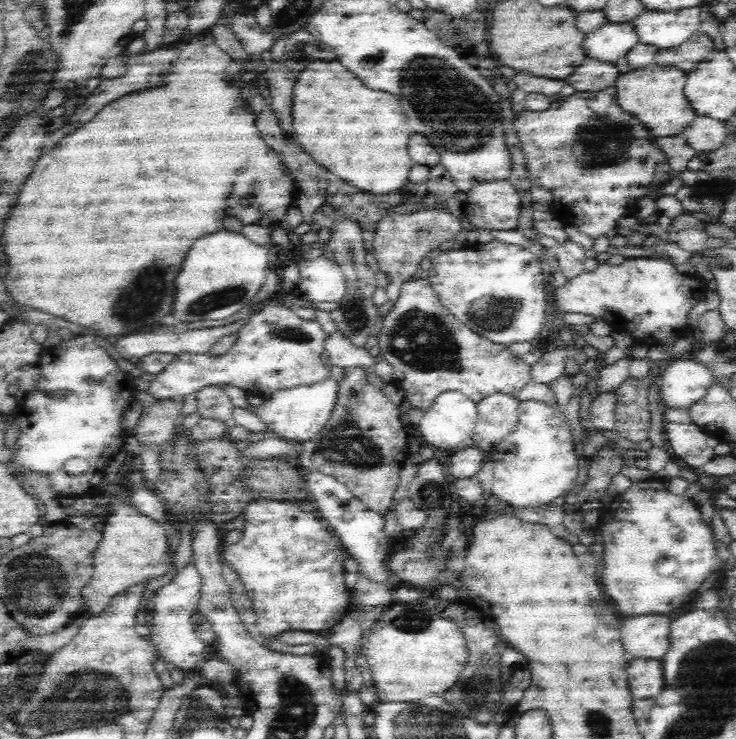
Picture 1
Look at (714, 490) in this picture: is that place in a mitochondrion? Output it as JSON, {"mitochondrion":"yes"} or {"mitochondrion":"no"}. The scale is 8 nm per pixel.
{"mitochondrion":"no"}

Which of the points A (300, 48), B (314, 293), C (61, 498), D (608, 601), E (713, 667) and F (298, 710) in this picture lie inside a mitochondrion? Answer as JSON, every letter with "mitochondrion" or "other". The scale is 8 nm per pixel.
{"A":"mitochondrion","B":"other","C":"other","D":"other","E":"mitochondrion","F":"mitochondrion"}

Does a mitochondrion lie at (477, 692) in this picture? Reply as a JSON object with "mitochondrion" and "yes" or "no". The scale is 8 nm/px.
{"mitochondrion":"yes"}

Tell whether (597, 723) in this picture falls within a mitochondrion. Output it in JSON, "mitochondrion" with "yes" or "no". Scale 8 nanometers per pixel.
{"mitochondrion":"yes"}

